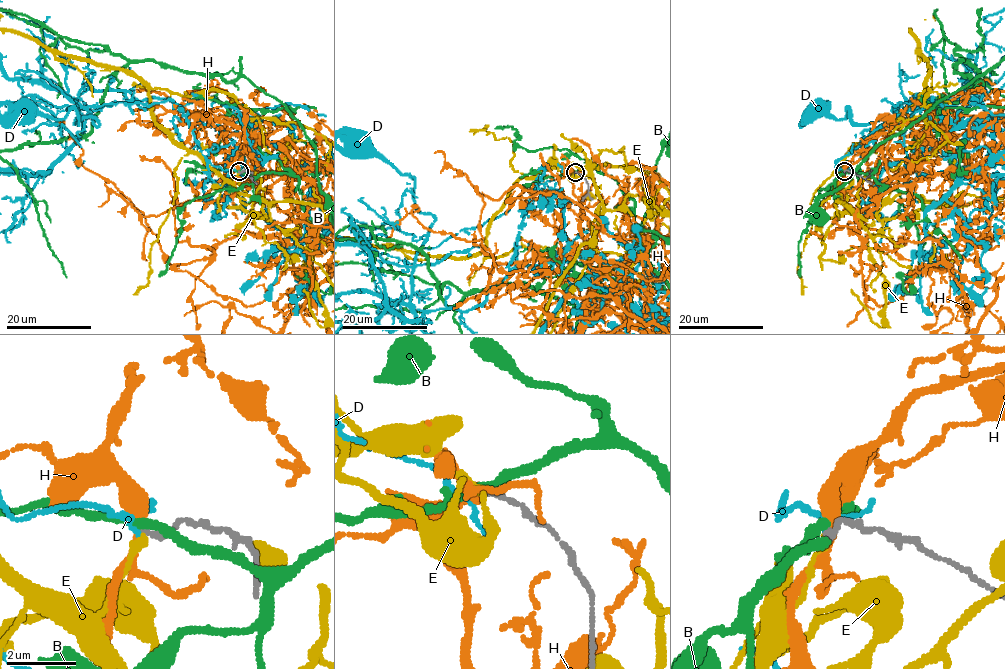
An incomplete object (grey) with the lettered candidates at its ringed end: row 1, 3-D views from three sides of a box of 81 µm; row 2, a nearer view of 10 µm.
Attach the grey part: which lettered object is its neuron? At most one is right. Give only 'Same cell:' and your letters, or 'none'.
Same cell: D

